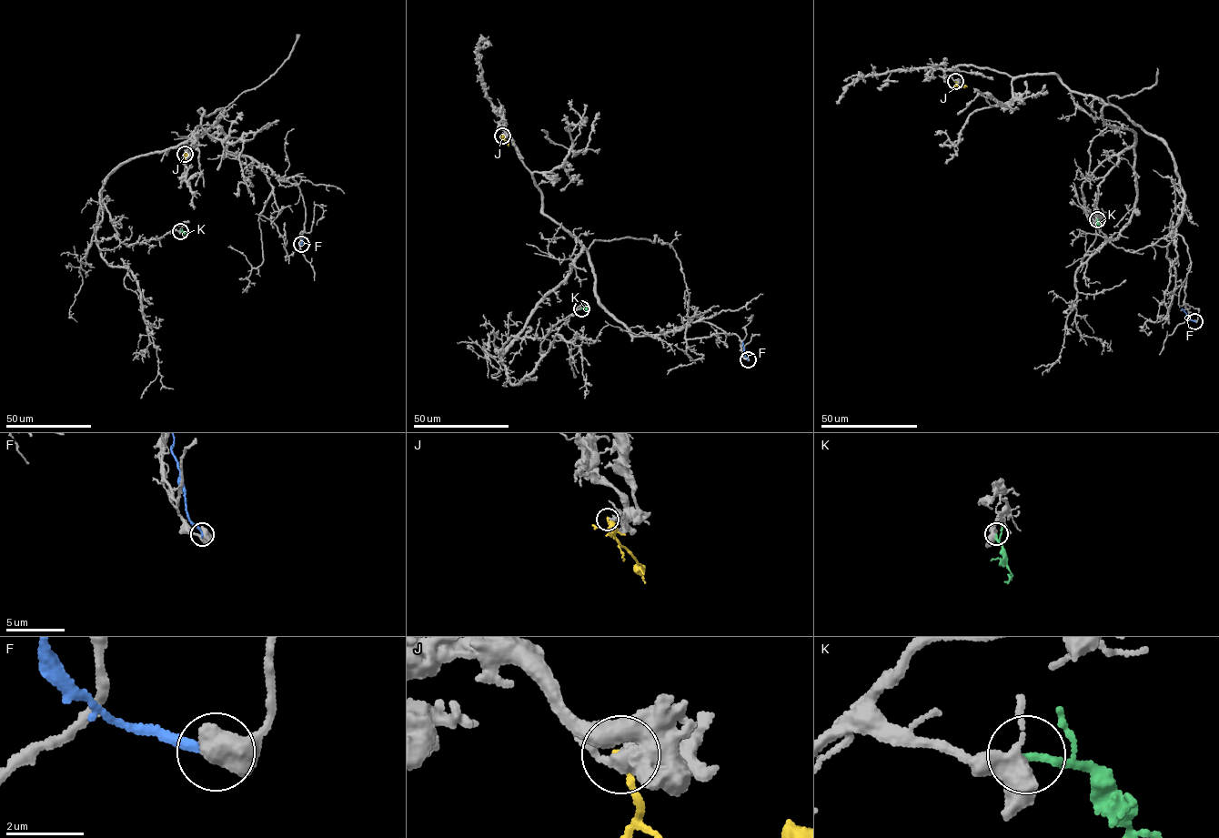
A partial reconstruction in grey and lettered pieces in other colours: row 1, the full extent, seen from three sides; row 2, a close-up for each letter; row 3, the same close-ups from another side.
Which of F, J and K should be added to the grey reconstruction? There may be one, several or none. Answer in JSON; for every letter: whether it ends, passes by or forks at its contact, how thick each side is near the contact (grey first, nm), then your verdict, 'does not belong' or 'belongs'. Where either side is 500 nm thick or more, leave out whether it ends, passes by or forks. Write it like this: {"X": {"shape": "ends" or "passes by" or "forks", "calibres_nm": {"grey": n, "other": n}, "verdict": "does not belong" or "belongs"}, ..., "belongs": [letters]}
{"F": {"calibres_nm": {"grey": 750, "other": 220}, "verdict": "does not belong"}, "J": {"shape": "ends", "calibres_nm": {"grey": 360, "other": 170}, "verdict": "does not belong"}, "K": {"shape": "ends", "calibres_nm": {"grey": 400, "other": 180}, "verdict": "belongs"}, "belongs": ["K"]}

